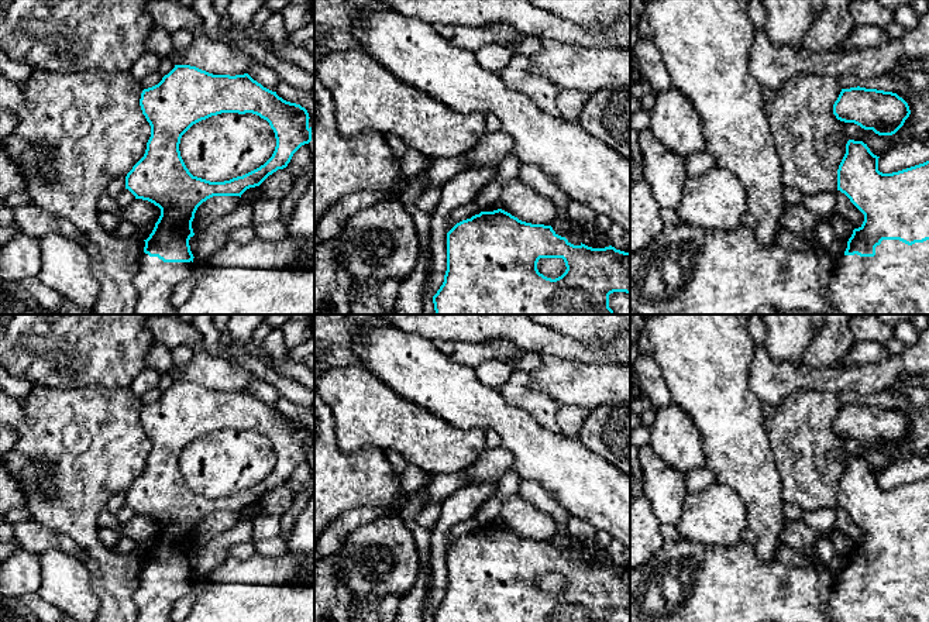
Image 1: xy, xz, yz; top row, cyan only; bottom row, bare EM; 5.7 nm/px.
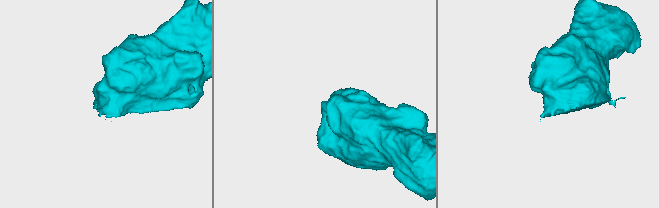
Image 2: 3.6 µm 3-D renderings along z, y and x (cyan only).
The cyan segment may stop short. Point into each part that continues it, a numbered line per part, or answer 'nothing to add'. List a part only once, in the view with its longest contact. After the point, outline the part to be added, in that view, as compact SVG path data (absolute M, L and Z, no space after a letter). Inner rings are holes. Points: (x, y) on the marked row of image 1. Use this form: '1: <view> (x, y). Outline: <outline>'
1: yz (895, 281). Outline: M882 240L874 257L842 255L832 272L832 303L842 315L929 315L929 240L908 245L899 240Z

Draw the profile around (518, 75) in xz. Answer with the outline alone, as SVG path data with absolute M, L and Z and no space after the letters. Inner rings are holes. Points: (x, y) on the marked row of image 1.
M517 41L503 44L516 51L516 55L500 72L503 82L507 87L529 96L541 110L560 116L555 100L561 89L548 78L540 76L531 71L530 58L517 52L519 44Z

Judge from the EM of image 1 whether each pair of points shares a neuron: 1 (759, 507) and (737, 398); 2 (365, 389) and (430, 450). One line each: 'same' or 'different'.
1: same
2: same

